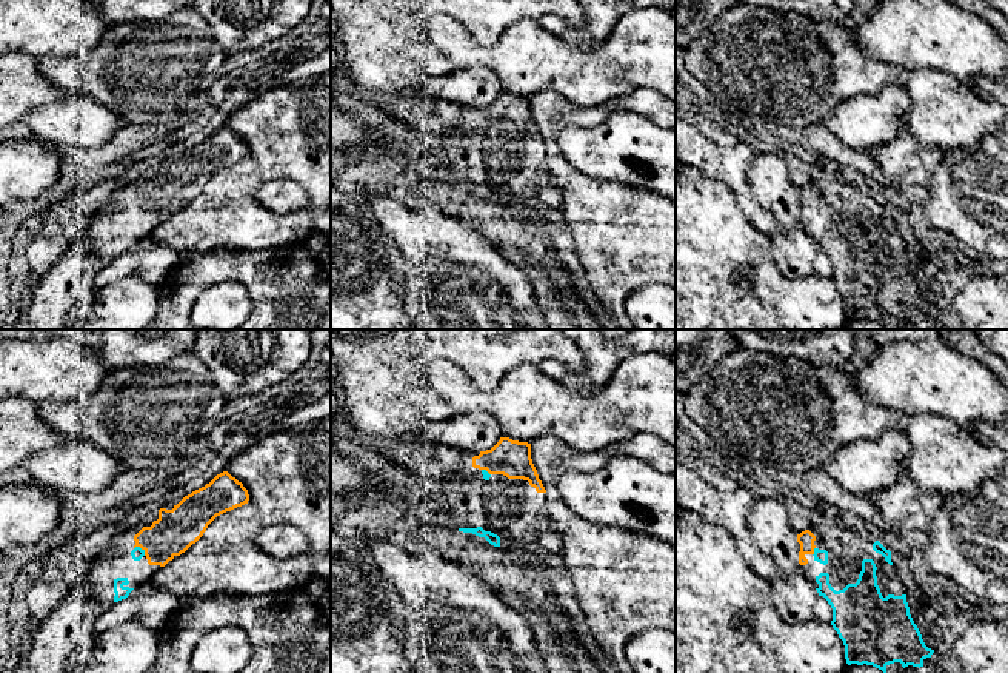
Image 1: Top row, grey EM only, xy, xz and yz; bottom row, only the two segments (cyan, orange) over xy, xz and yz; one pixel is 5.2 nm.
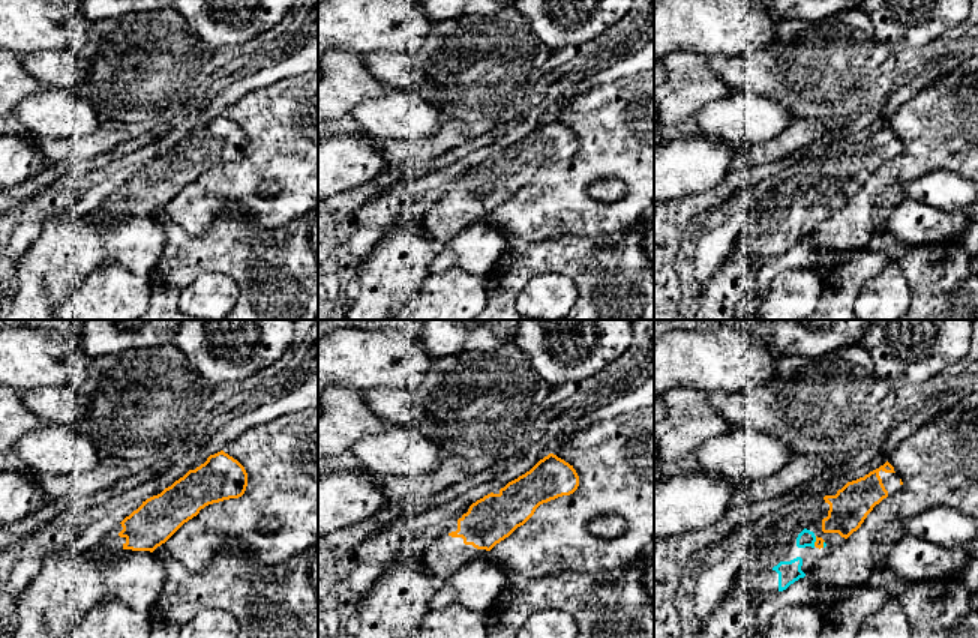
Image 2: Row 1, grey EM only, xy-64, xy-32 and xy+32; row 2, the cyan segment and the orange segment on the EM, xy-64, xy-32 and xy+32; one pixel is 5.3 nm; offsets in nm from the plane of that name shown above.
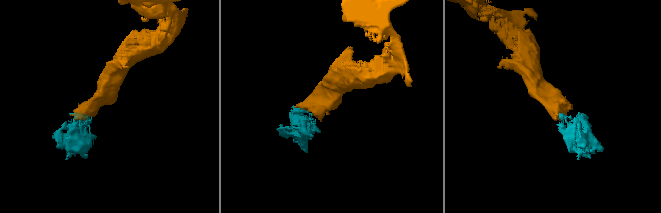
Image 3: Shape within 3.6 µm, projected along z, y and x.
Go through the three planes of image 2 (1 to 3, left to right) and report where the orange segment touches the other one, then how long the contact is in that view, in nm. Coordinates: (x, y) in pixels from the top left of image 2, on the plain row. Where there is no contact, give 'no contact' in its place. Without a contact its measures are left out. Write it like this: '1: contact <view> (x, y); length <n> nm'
1: no contact
2: no contact
3: contact xy+32 (815, 204); length 60 nm

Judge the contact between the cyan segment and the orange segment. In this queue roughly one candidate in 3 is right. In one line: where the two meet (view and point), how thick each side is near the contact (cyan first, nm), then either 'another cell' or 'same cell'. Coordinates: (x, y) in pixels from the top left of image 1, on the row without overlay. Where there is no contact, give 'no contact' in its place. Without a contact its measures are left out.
xy (140, 204) | 70/220 nm | same cell

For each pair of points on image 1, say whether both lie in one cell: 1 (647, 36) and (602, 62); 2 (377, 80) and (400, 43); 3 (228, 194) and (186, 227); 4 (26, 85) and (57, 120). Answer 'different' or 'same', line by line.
1: same
2: same
3: same
4: different

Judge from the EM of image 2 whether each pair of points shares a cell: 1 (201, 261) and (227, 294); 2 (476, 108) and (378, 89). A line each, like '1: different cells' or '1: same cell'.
1: different cells
2: different cells

